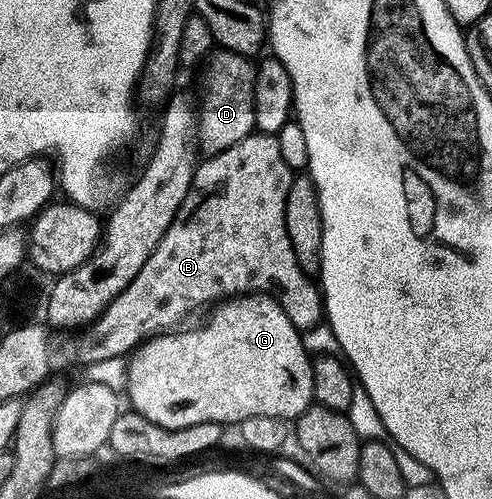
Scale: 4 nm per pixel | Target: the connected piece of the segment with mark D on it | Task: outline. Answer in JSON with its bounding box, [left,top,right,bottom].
[197,49,256,156]

